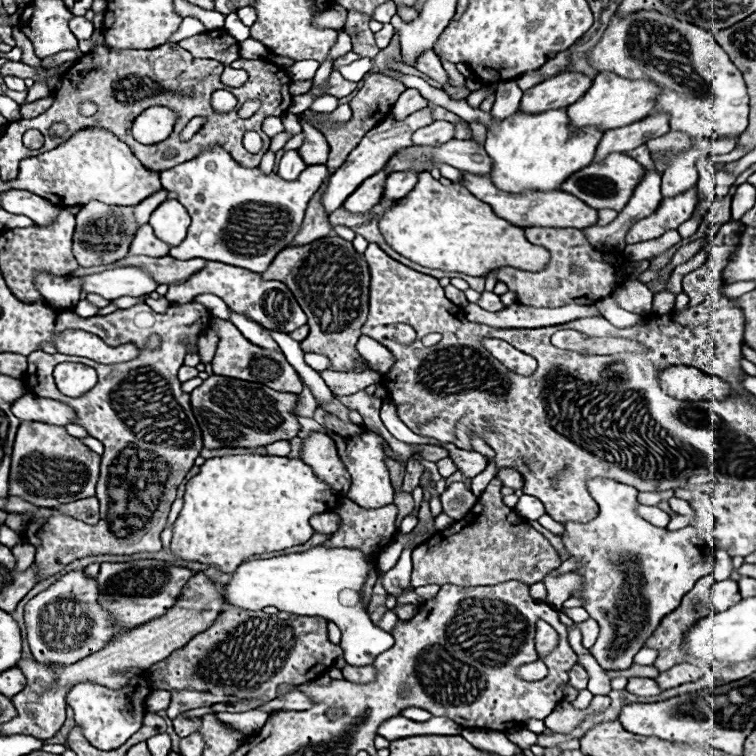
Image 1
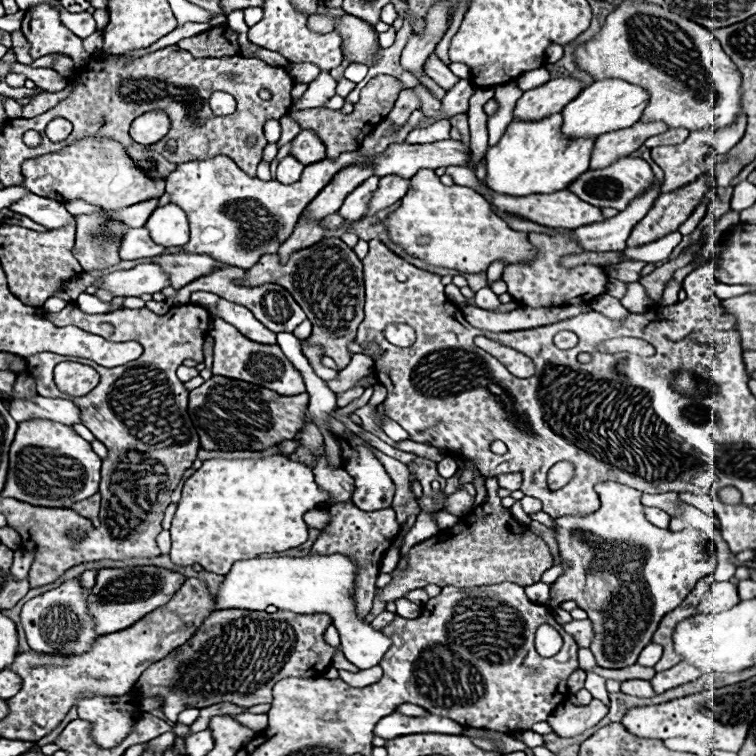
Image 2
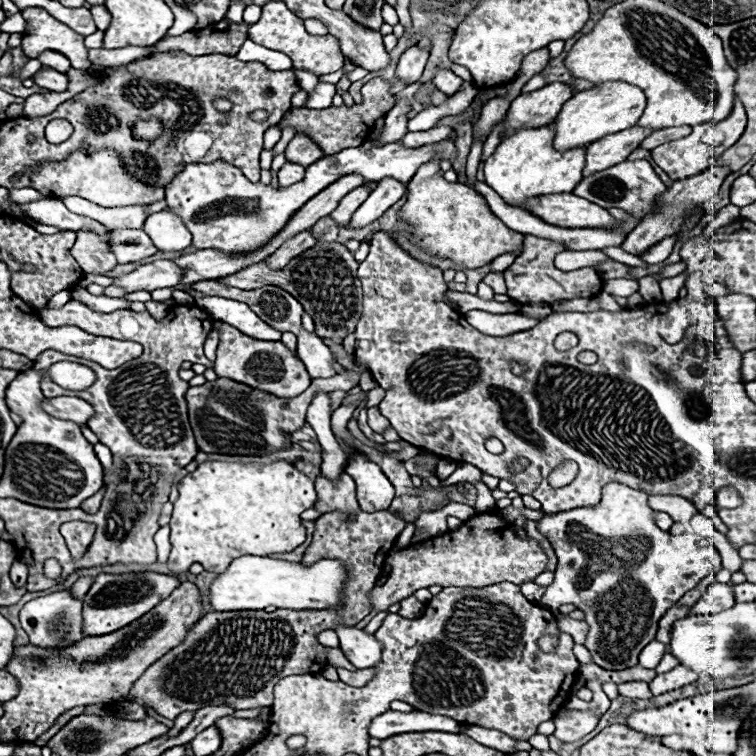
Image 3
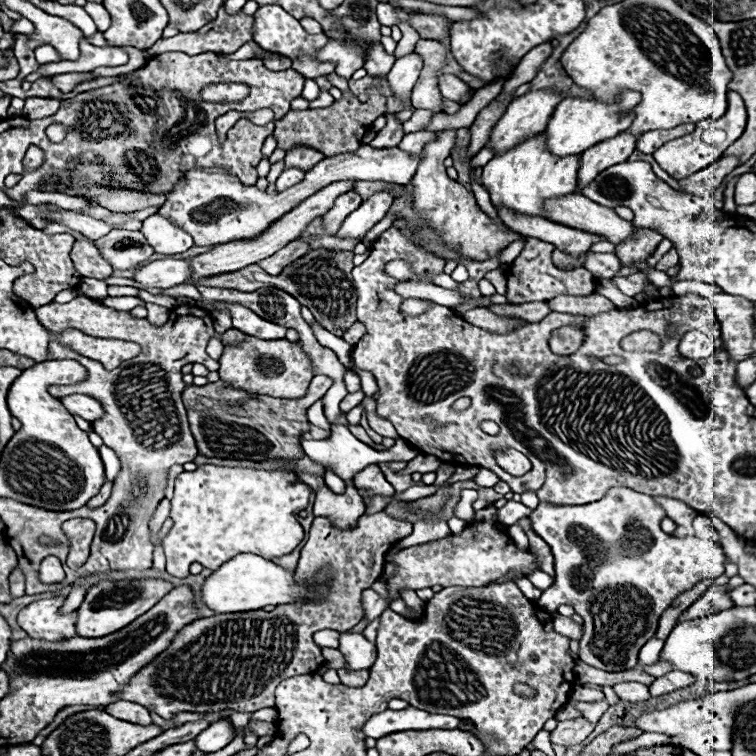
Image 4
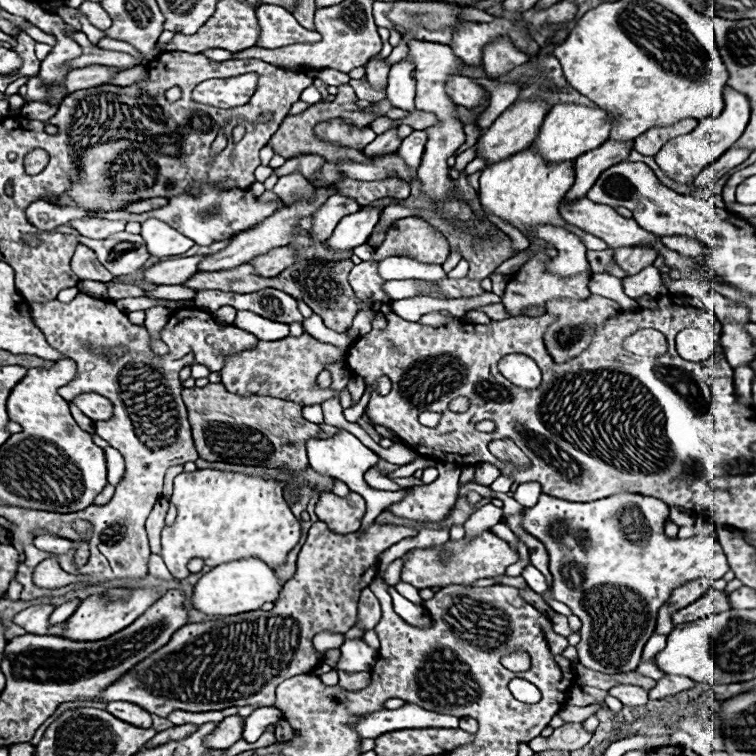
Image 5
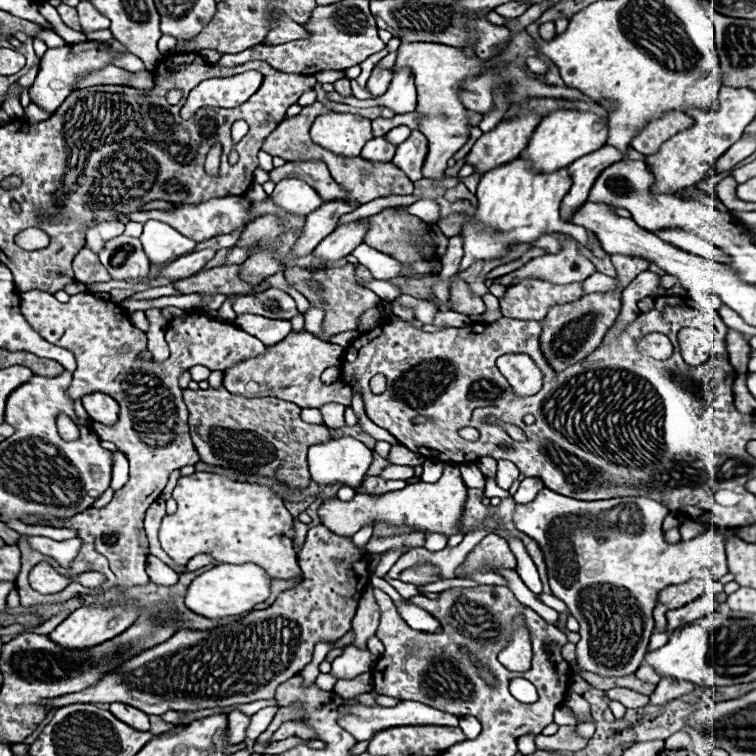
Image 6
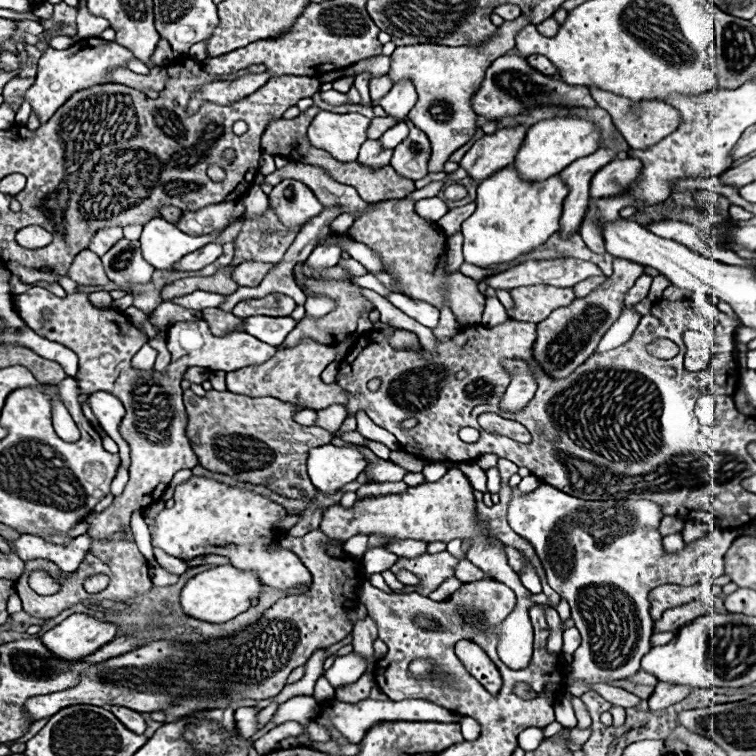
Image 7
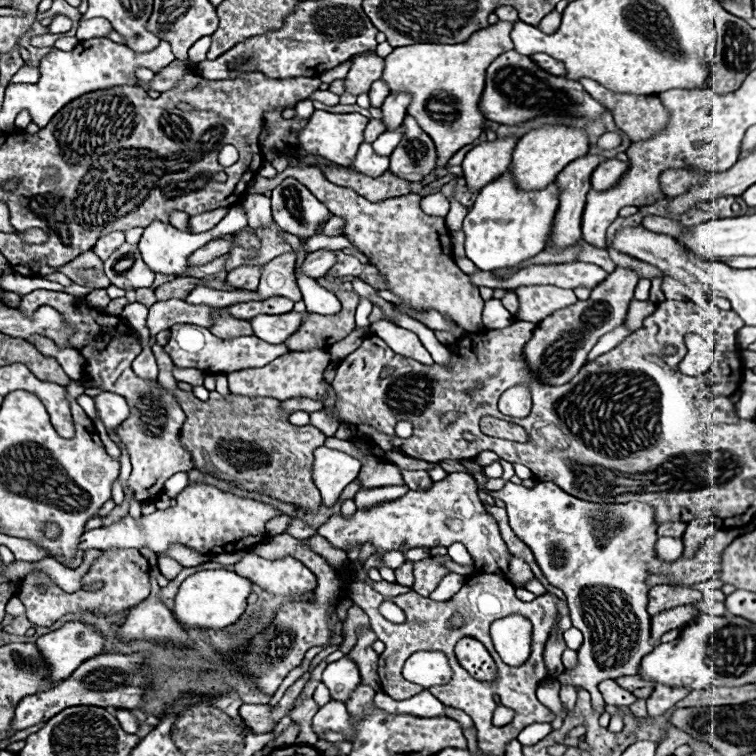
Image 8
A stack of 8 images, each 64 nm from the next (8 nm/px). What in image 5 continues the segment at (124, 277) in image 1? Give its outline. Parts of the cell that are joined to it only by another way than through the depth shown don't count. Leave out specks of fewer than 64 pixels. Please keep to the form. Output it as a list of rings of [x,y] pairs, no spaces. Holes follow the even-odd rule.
[[[188,256],[188,258],[168,258],[152,268],[144,270],[144,280],[154,282],[154,284],[180,284],[186,282],[192,274],[196,274],[196,266],[204,260],[206,256]]]

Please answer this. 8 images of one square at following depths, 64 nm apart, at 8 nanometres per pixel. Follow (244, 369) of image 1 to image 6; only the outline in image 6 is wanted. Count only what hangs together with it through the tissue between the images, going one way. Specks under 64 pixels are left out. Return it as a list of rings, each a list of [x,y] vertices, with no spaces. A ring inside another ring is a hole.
[[[310,332],[288,334],[284,342],[268,346],[268,352],[260,358],[244,360],[224,372],[224,388],[232,394],[242,394],[246,398],[264,398],[274,396],[298,404],[300,408],[322,408],[328,402],[338,402],[350,406],[352,390],[344,384],[324,386],[320,382],[320,372],[328,366],[338,366],[344,360],[346,348],[330,342],[320,342]]]

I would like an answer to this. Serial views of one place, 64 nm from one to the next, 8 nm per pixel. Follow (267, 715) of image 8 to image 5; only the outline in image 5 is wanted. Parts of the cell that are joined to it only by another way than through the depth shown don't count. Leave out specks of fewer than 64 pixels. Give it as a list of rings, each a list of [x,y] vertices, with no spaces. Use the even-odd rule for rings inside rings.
[[[234,714],[234,716],[226,716],[218,726],[216,730],[206,736],[206,746],[212,748],[212,750],[224,750],[224,748],[230,748],[232,744],[236,744],[240,738],[242,738],[242,730],[244,730],[244,724],[242,724],[242,716]]]

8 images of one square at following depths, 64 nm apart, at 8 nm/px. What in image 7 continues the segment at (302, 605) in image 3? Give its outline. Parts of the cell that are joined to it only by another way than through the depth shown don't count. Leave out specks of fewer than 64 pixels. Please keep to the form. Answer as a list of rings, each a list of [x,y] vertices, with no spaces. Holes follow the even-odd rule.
[[[218,566],[212,570],[206,570],[202,574],[196,574],[186,582],[186,586],[180,592],[180,606],[182,612],[188,616],[202,620],[202,622],[212,622],[212,624],[224,624],[244,610],[250,608],[250,600],[258,598],[262,592],[262,584],[254,572],[240,572],[234,566]]]

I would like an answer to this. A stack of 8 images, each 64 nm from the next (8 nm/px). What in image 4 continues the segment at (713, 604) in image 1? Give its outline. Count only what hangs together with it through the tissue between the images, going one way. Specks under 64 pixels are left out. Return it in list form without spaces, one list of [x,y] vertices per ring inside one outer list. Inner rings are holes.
[[[712,584],[702,598],[698,598],[688,610],[684,610],[684,614],[680,614],[678,622],[682,620],[692,620],[692,618],[702,618],[702,616],[710,616],[714,612],[722,612],[732,608],[732,600],[730,600],[730,592],[726,586],[716,586]]]

